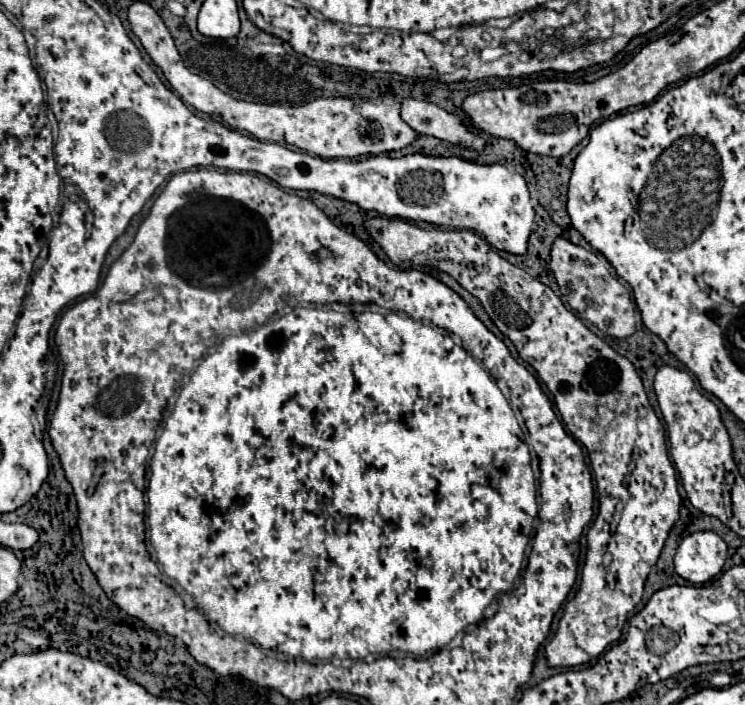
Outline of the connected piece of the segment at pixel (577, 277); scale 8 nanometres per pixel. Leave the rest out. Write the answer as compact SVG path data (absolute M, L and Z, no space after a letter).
M559 237L551 249L551 271L559 283L563 297L569 307L589 323L597 325L603 333L611 337L629 337L635 333L635 303L631 301L631 291L621 285L605 267L607 261L595 251L587 251L571 241Z

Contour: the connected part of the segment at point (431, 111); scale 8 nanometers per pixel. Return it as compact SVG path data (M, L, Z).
M405 97L403 121L417 133L433 135L437 139L445 139L455 145L463 145L471 149L481 149L485 145L481 137L465 129L465 123L457 115L447 113L445 109L427 101Z

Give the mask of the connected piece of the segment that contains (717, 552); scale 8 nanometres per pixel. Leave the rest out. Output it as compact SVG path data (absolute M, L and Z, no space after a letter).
M699 531L679 543L675 553L675 571L687 581L703 585L721 573L725 559L725 541L713 531Z

